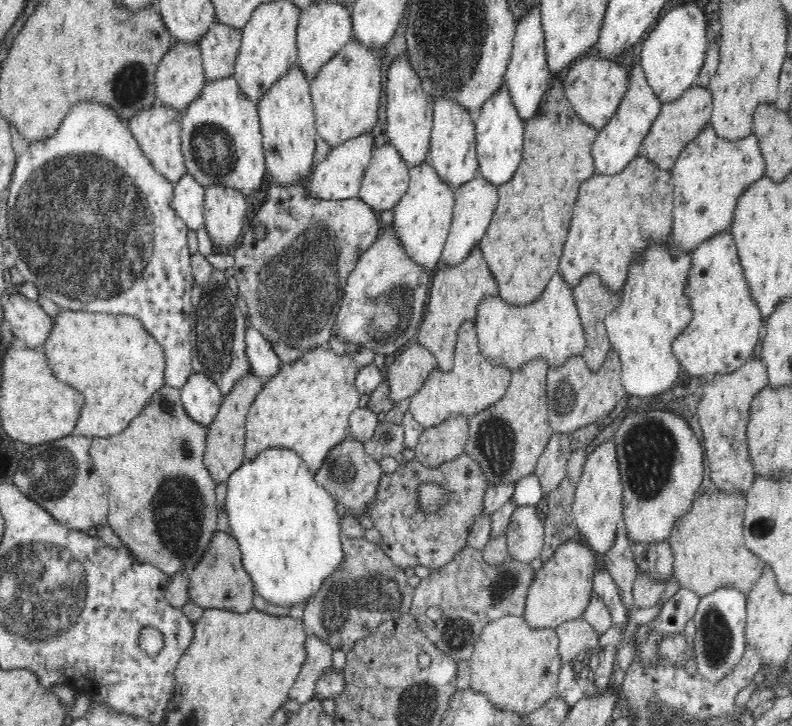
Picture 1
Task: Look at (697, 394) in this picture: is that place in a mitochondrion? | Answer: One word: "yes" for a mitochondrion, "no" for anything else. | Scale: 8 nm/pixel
no

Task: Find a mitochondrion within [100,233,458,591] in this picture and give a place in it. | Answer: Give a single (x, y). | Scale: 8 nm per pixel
(178, 509)

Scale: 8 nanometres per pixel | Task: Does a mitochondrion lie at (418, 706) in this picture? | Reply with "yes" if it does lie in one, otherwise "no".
yes

